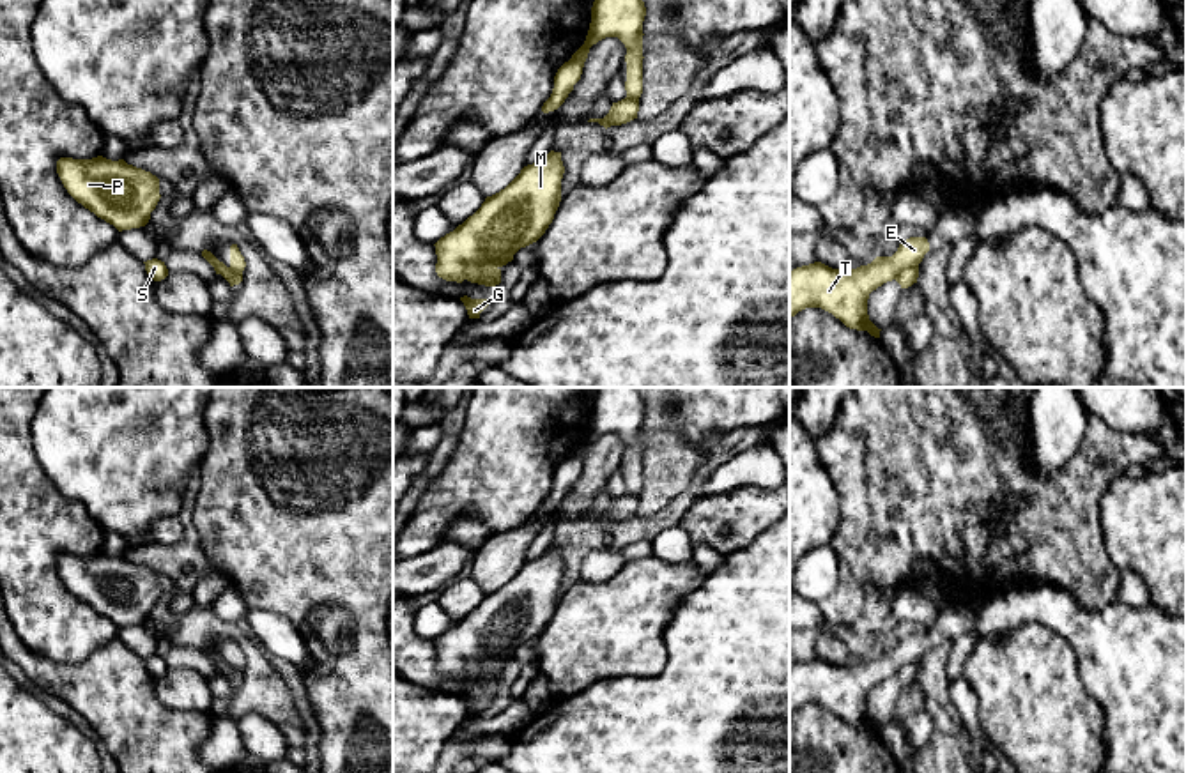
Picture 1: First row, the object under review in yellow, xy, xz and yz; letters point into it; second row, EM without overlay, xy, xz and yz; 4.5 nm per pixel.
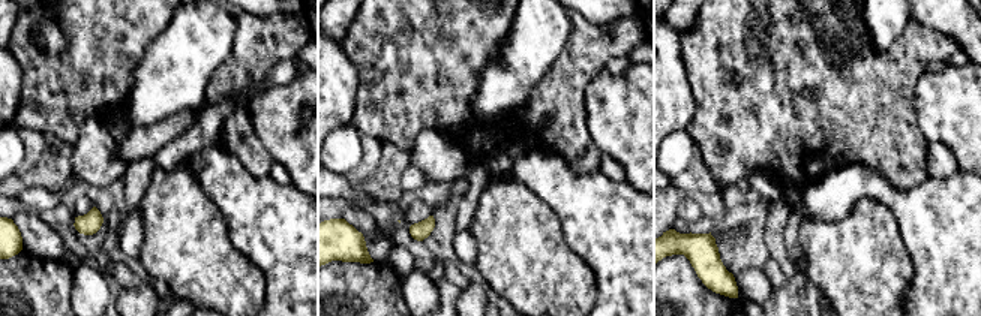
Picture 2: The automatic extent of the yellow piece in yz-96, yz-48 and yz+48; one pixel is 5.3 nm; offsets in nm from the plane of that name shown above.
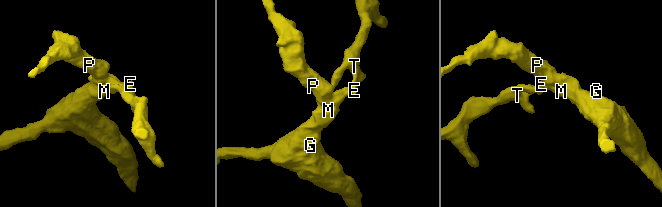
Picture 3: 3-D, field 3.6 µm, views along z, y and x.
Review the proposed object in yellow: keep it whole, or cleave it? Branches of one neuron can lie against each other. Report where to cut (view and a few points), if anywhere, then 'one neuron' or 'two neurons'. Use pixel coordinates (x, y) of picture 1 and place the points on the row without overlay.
cut yz (917, 660), (903, 665), (894, 674); two neurons

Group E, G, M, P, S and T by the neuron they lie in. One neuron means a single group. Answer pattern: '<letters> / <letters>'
E S T / G M P

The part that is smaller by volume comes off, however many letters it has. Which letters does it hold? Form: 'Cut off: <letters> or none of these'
Cut off: E, S, T

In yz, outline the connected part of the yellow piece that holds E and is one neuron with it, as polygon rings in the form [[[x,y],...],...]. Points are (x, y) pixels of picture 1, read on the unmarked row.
[[[910,633],[892,653],[876,653],[851,667],[832,665],[821,658],[797,663],[789,669],[789,715],[805,704],[821,704],[846,723],[880,734],[882,725],[867,711],[869,690],[896,676],[903,665],[919,662],[928,647],[926,633]]]

